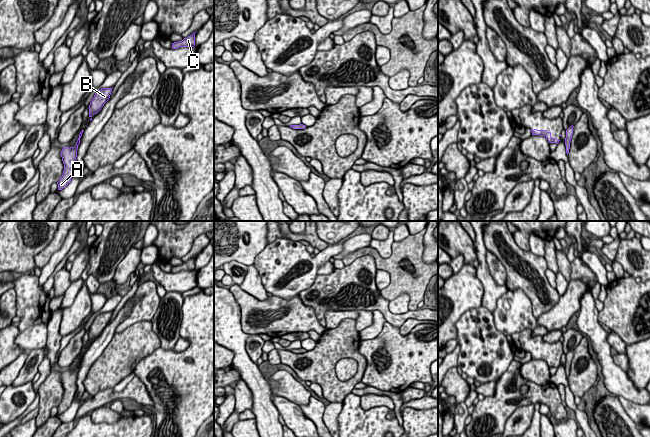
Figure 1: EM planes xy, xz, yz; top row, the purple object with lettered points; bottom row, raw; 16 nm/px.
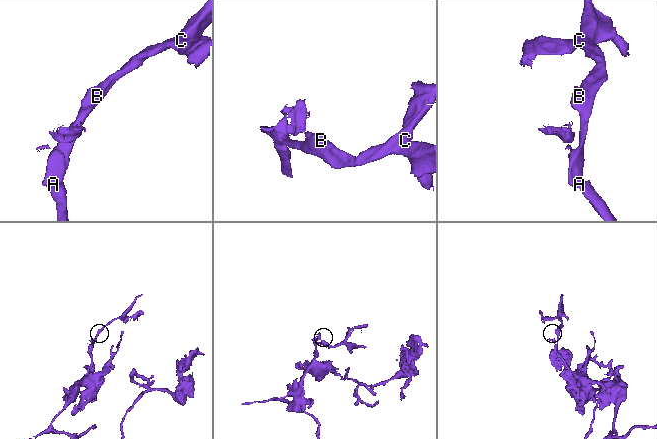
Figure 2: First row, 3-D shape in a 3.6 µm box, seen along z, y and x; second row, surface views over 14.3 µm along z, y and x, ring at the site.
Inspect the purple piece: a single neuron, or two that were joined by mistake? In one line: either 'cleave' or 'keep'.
cleave

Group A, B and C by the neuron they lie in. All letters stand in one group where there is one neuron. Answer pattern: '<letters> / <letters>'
A / B C

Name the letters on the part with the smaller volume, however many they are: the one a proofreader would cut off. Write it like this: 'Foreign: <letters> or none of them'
Foreign: B, C

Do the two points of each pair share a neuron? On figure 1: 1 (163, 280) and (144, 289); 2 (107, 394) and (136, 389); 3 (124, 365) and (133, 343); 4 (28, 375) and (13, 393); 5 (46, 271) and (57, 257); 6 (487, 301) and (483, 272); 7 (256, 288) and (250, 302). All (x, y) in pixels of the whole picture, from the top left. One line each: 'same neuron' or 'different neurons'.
1: different neurons
2: same neuron
3: same neuron
4: different neurons
5: same neuron
6: same neuron
7: different neurons

